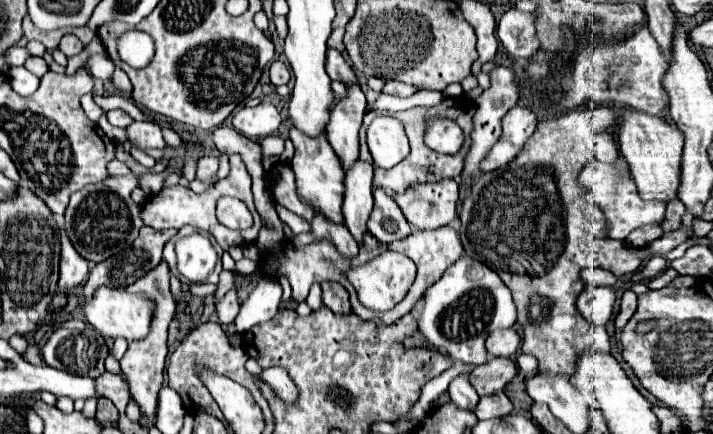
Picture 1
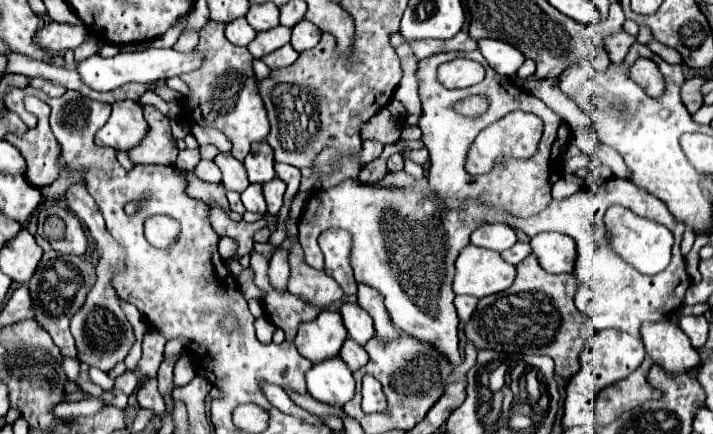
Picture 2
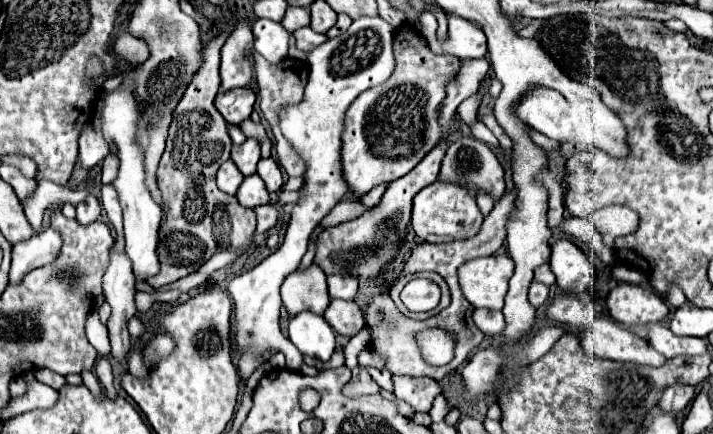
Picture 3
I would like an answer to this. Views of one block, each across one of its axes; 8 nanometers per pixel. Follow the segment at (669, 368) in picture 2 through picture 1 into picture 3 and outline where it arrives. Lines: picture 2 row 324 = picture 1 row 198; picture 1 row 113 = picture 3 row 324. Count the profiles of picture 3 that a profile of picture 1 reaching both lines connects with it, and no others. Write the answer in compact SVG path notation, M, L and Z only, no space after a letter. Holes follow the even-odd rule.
M618 284L606 298L610 316L628 326L644 326L650 320L664 320L668 314L666 302L644 284Z

